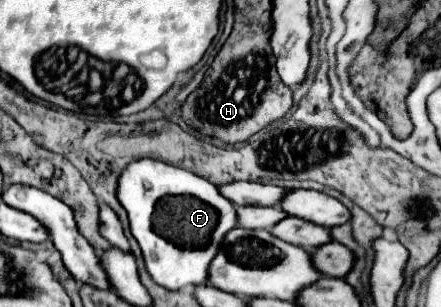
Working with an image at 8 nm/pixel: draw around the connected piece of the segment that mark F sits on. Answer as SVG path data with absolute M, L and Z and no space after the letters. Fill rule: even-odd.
M140 158L122 170L116 196L128 214L132 236L142 248L154 282L168 290L206 282L208 264L216 256L220 240L236 226L234 204L224 200L214 184L162 160Z

